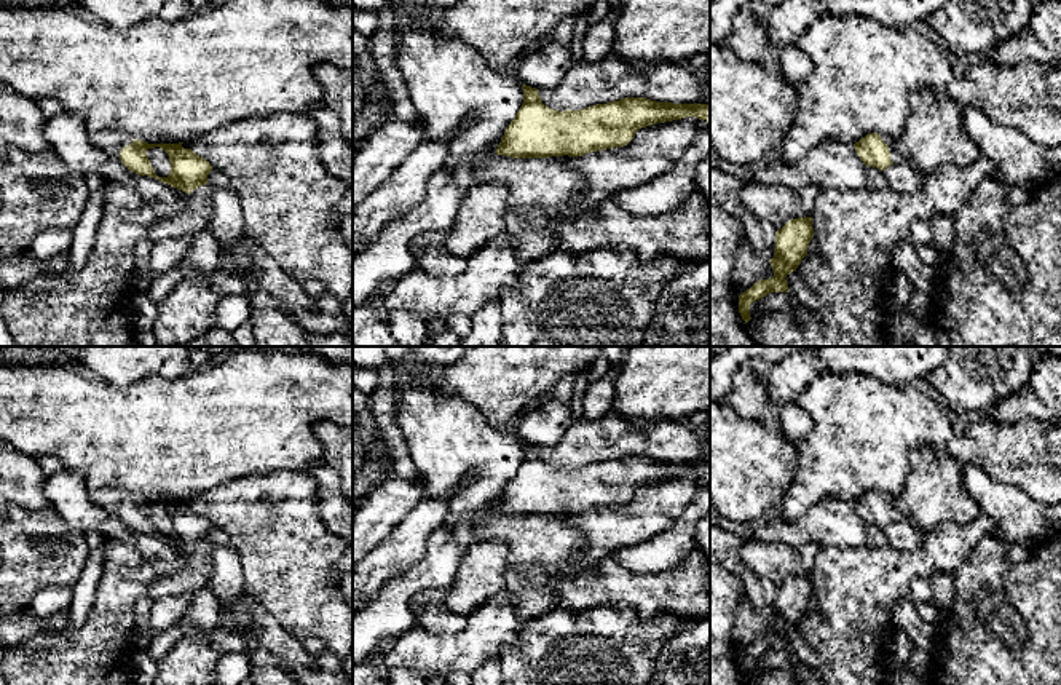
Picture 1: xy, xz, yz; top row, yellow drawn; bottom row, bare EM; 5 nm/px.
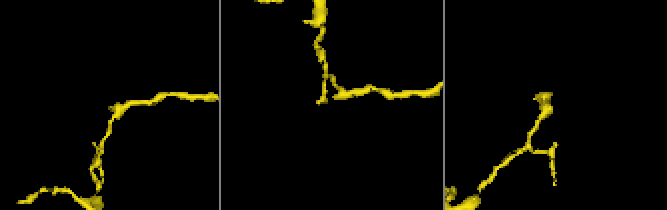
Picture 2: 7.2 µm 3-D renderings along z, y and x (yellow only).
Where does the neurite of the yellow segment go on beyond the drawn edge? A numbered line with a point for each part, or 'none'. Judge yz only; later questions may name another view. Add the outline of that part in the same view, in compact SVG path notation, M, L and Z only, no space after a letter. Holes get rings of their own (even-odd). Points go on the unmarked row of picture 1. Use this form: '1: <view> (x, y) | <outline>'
1: yz (895, 514) | M881 493L881 497L889 503L890 516L893 521L898 522L906 519L906 516L901 511L893 508L893 498L890 495Z

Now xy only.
1: xy (112, 498) | M102 487L99 490L89 492L94 503L104 506L107 511L120 516L120 508L129 503L134 495L118 487Z

